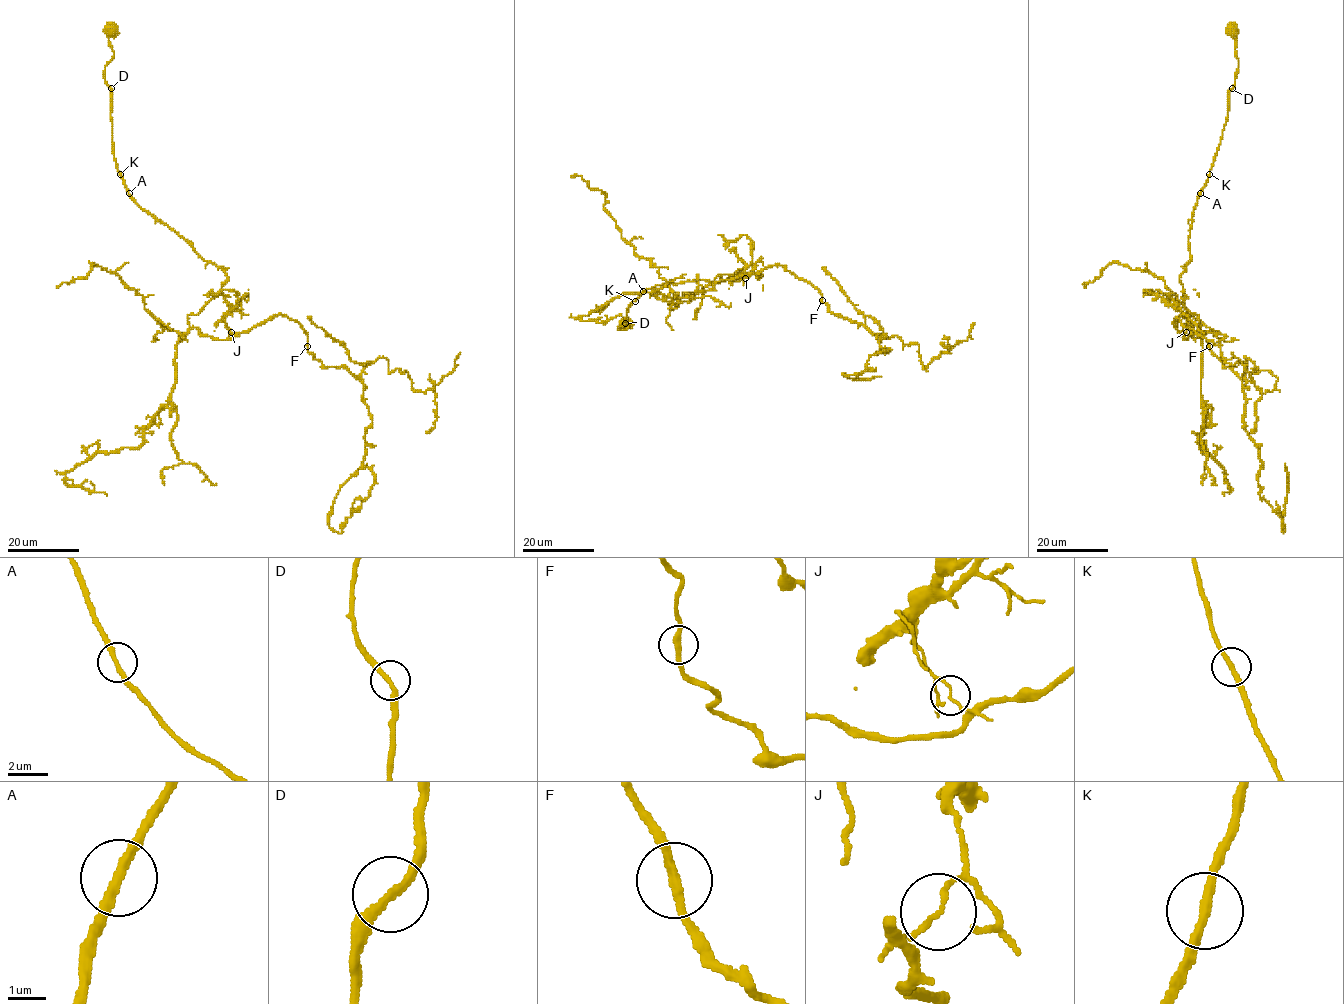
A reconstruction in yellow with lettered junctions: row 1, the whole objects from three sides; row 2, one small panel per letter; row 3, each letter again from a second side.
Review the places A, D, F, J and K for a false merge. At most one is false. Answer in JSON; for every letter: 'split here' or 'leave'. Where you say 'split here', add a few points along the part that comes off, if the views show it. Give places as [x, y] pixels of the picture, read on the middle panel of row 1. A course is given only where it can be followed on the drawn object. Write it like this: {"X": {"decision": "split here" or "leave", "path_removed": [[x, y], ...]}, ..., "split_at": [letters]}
{"A": {"decision": "leave"}, "D": {"decision": "leave"}, "F": {"decision": "leave"}, "J": {"decision": "split here", "path_removed": [[745, 277], [741, 280], [739, 276], [752, 261], [752, 242], [744, 234], [734, 241], [726, 241], [718, 234]]}, "K": {"decision": "leave"}, "split_at": ["J"]}

